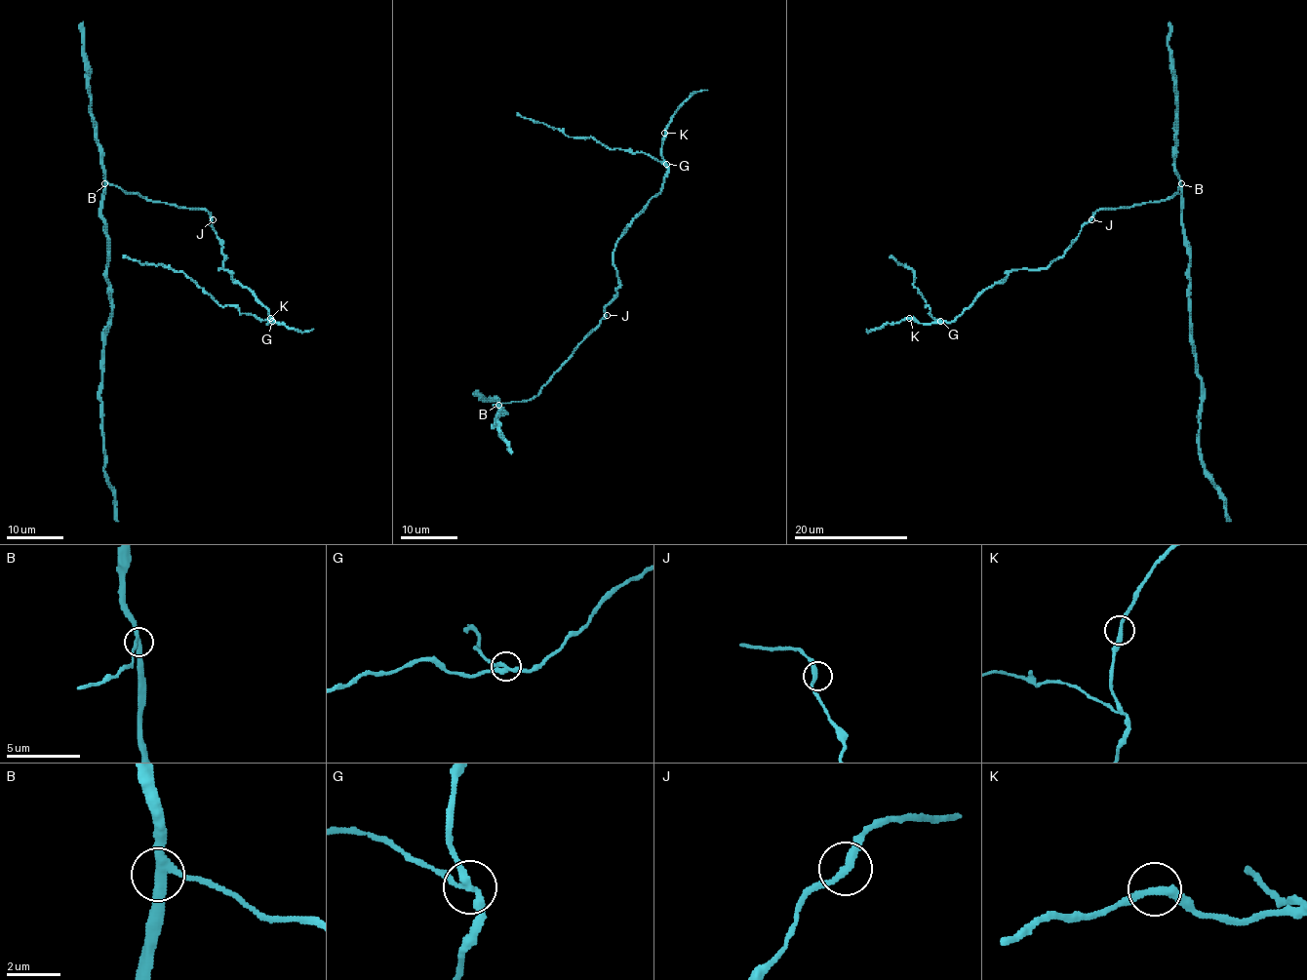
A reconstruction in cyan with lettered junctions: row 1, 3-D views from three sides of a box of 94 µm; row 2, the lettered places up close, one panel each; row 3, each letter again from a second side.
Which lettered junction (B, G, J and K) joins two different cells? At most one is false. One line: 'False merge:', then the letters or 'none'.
False merge: G

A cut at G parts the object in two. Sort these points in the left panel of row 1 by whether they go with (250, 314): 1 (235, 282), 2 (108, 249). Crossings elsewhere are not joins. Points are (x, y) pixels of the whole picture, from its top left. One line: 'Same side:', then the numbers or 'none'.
Same side: none

